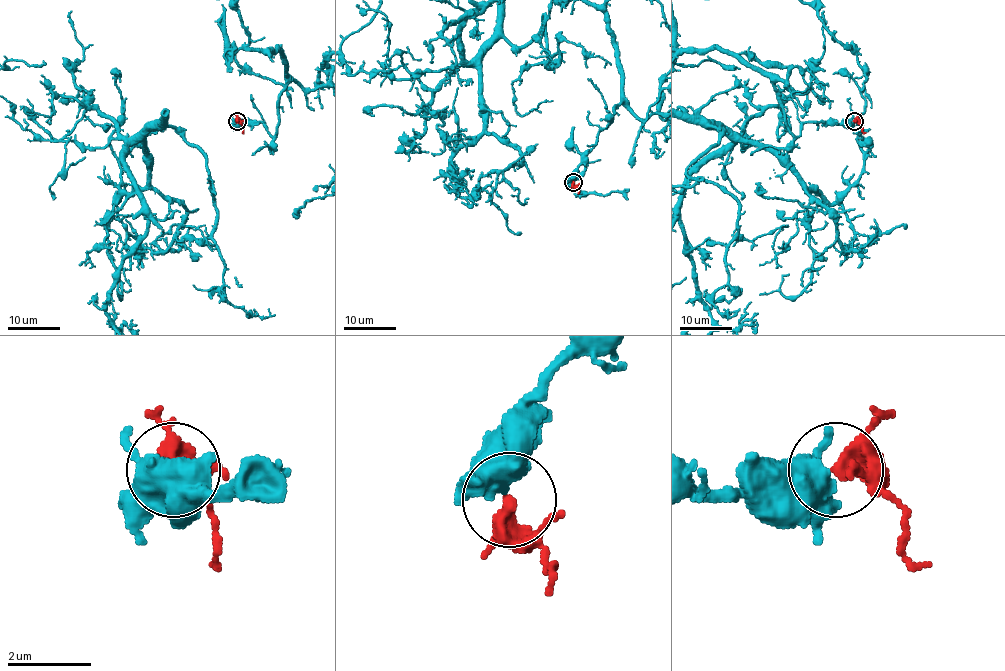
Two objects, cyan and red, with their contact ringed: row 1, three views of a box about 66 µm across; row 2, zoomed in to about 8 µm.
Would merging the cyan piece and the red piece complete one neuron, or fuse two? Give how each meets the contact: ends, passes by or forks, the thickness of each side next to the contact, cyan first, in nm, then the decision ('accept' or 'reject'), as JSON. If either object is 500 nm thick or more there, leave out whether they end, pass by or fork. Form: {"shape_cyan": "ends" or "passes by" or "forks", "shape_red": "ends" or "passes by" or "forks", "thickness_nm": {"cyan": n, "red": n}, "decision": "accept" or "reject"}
{"shape_cyan": "passes by", "shape_red": "passes by", "thickness_nm": {"cyan": 440, "red": 340}, "decision": "accept"}

